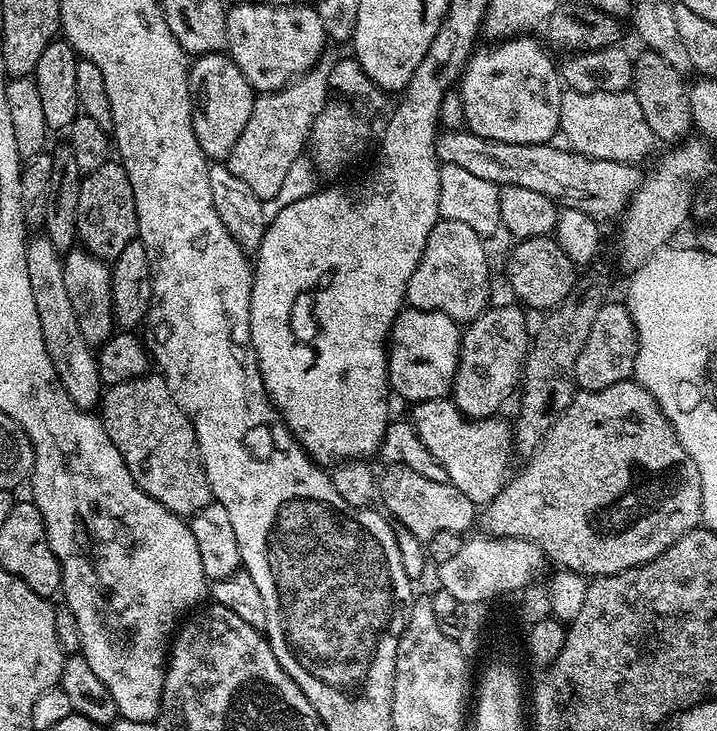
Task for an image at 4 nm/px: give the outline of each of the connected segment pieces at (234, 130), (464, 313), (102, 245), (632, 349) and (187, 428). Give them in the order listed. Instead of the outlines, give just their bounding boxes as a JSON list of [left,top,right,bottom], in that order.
[[188,52,257,161],[404,219,492,322],[76,162,138,262],[576,302,640,391],[98,374,213,518]]

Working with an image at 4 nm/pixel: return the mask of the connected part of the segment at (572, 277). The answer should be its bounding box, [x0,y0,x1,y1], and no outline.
[508,236,577,310]

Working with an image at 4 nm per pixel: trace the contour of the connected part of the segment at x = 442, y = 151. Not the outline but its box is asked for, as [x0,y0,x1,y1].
[436,130,642,222]

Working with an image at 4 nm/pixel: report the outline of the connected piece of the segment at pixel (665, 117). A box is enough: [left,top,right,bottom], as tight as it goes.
[631,50,694,145]

